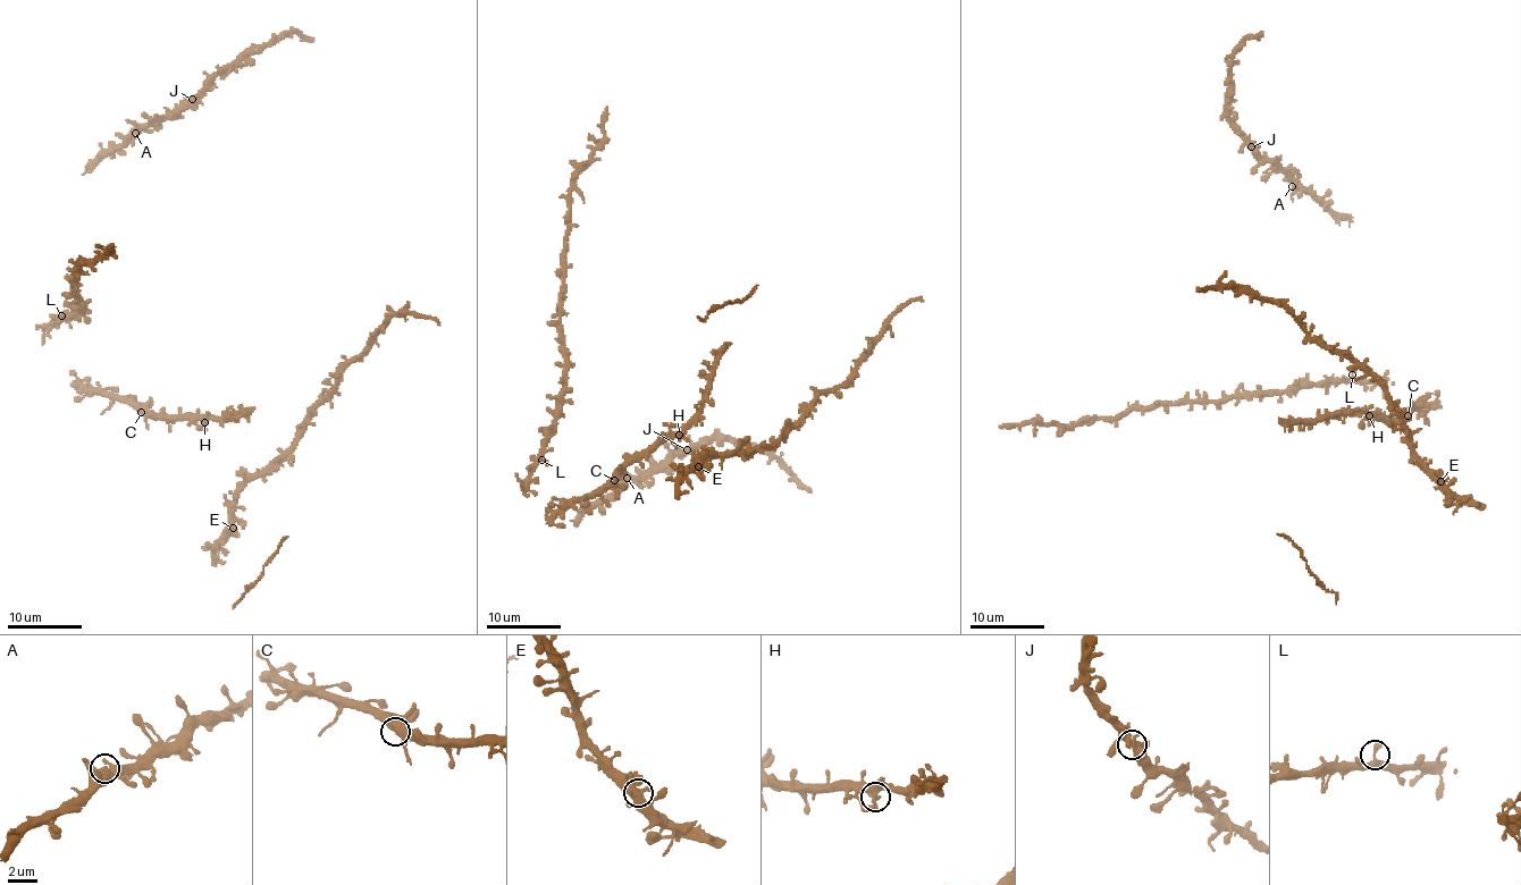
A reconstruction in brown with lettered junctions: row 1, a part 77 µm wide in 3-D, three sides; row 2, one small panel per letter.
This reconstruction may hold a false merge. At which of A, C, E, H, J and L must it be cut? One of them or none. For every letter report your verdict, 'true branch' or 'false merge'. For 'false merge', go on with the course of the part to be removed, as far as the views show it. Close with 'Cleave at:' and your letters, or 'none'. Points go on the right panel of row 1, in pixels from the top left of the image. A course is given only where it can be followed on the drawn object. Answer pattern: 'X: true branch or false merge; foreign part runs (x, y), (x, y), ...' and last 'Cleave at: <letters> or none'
A: true branch
C: true branch
E: true branch
H: true branch
J: true branch
L: true branch
Cleave at: none

